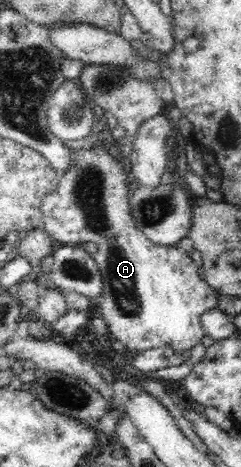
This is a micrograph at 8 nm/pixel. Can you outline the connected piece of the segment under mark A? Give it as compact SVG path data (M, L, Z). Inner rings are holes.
M96 140L96 150L86 152L84 148L76 150L74 168L63 170L64 178L54 192L42 198L42 218L40 228L54 242L66 245L66 242L88 241L98 246L93 259L101 273L102 294L95 304L95 313L102 317L108 328L126 348L126 351L142 352L150 348L165 347L170 353L190 350L202 342L205 332L201 325L201 316L206 311L217 308L220 294L198 275L198 266L192 261L190 253L174 245L159 245L148 240L141 228L135 223L133 209L130 208L130 190L126 188L124 166L106 152L102 140Z

